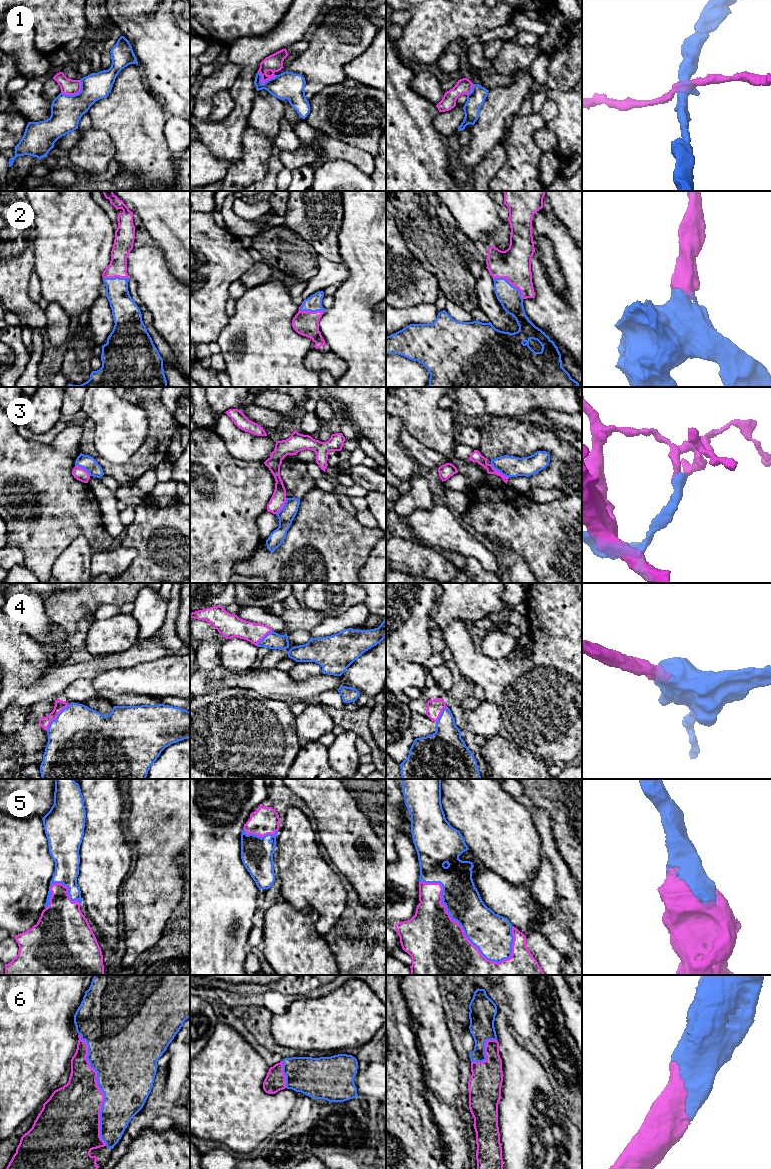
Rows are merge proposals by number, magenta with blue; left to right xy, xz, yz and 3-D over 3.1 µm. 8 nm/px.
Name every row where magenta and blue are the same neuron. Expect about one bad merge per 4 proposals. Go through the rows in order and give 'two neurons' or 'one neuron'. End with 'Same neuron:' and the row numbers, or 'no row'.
1: two neurons
2: one neuron
3: two neurons
4: one neuron
5: one neuron
6: one neuron
Same neuron: 2, 4, 5, 6

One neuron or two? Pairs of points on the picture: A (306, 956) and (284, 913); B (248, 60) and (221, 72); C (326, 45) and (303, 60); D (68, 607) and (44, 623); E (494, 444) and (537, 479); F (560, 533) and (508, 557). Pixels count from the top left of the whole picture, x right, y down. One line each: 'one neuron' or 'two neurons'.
A: one neuron
B: two neurons
C: one neuron
D: two neurons
E: one neuron
F: two neurons

